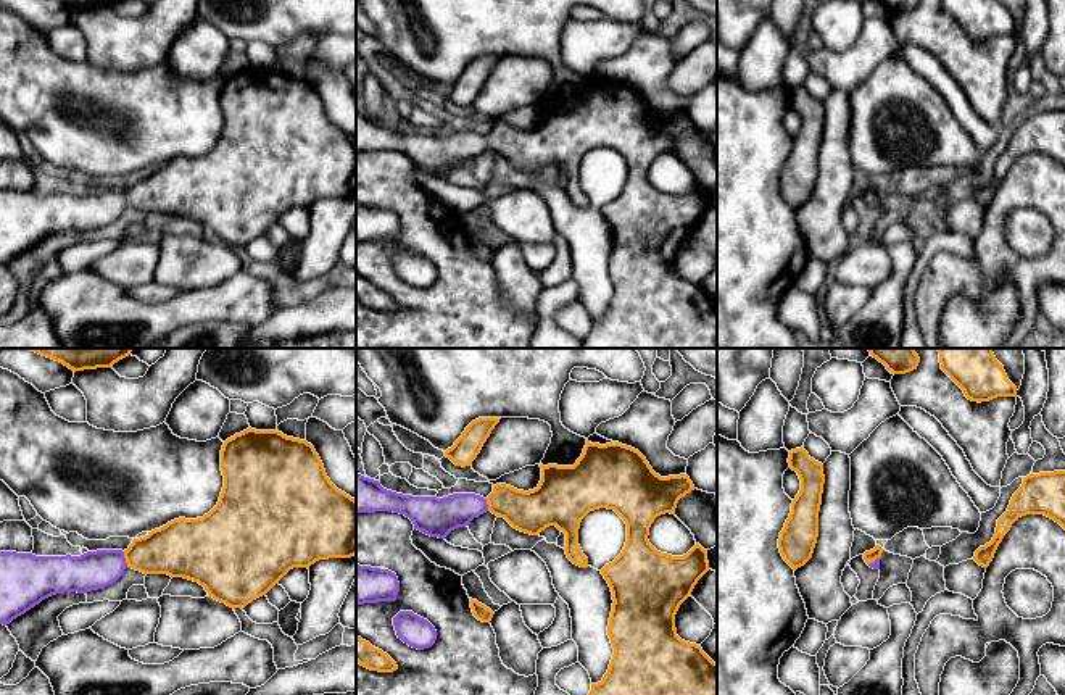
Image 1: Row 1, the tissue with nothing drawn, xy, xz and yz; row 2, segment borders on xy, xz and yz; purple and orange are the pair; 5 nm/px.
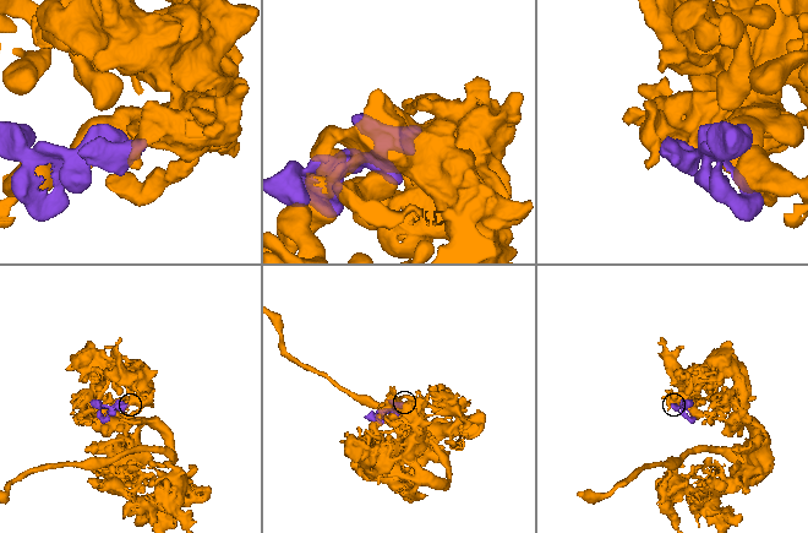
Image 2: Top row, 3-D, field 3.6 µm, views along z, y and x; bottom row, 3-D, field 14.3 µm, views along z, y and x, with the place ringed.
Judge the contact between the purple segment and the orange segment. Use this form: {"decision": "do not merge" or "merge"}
{"decision": "merge"}

